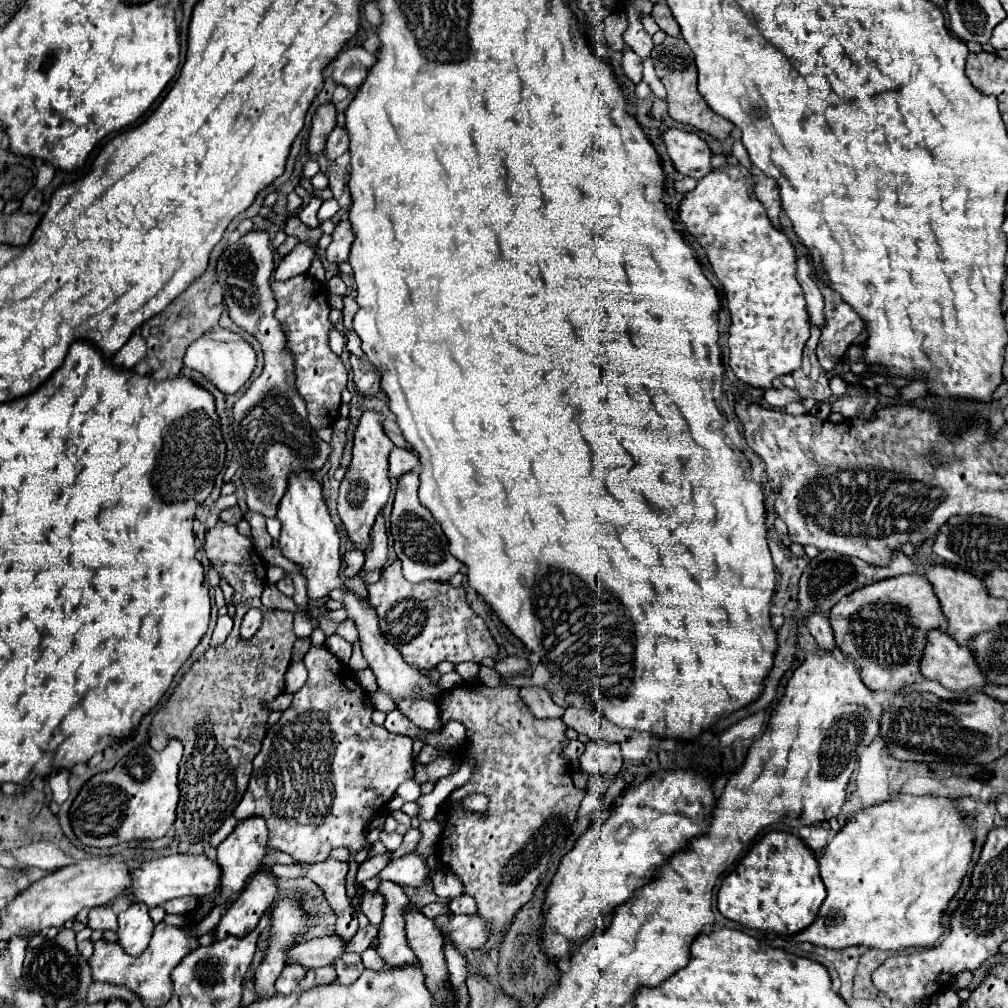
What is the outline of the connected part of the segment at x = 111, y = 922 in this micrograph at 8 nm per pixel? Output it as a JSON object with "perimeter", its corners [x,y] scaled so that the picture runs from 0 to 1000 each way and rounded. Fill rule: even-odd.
{"perimeter":[[[98,898],[88,904],[88,920],[90,922],[116,922],[116,908],[110,898]]]}

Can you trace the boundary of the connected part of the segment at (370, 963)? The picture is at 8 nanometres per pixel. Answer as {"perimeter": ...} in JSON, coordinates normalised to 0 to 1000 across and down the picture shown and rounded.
{"perimeter":[[[366,939],[366,941],[362,941],[360,945],[358,945],[358,951],[360,951],[360,957],[364,959],[364,961],[380,961],[380,951],[374,947],[374,943],[370,941],[370,939]]]}

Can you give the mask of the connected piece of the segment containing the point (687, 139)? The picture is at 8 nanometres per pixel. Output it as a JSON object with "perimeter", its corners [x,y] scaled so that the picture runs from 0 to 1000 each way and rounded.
{"perimeter":[[[660,128],[658,140],[662,144],[662,152],[670,164],[670,168],[682,176],[697,178],[705,166],[705,148],[699,138],[691,132],[676,130],[676,128]]]}

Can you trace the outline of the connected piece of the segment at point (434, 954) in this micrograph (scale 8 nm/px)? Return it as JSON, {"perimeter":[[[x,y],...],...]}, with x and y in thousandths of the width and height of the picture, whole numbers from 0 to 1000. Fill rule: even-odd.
{"perimeter":[[[410,900],[404,906],[404,934],[412,943],[420,965],[424,967],[426,981],[432,983],[434,995],[443,993],[441,973],[445,973],[445,963],[439,949],[439,930],[432,922],[430,914]]]}

